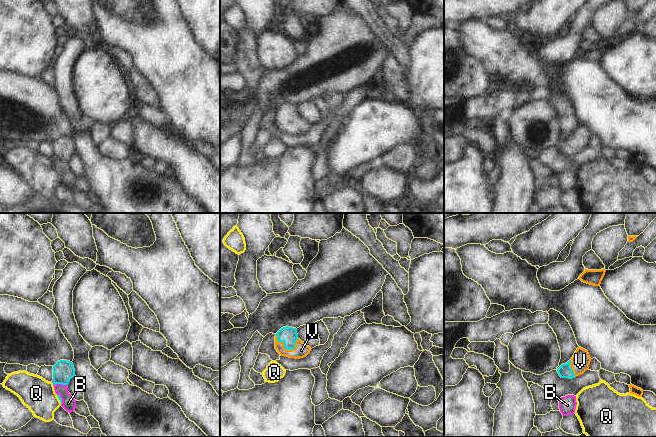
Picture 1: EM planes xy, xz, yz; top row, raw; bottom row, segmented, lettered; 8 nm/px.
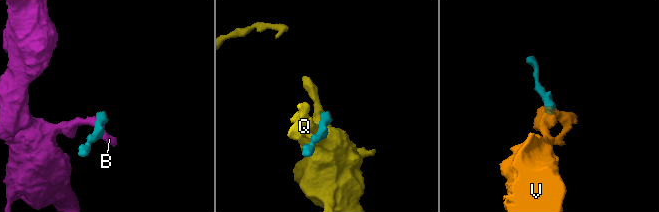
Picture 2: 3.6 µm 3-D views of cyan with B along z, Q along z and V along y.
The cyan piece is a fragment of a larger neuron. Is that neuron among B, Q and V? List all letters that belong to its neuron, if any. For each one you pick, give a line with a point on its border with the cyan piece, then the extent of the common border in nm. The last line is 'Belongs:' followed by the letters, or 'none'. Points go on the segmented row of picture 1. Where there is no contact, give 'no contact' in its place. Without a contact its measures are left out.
V: xz (284, 346) | 190 nm
Belongs: V

